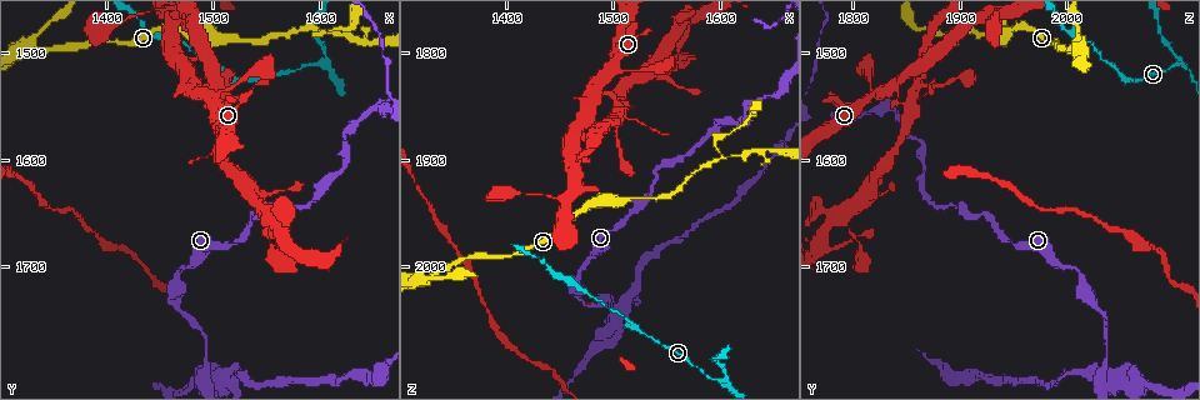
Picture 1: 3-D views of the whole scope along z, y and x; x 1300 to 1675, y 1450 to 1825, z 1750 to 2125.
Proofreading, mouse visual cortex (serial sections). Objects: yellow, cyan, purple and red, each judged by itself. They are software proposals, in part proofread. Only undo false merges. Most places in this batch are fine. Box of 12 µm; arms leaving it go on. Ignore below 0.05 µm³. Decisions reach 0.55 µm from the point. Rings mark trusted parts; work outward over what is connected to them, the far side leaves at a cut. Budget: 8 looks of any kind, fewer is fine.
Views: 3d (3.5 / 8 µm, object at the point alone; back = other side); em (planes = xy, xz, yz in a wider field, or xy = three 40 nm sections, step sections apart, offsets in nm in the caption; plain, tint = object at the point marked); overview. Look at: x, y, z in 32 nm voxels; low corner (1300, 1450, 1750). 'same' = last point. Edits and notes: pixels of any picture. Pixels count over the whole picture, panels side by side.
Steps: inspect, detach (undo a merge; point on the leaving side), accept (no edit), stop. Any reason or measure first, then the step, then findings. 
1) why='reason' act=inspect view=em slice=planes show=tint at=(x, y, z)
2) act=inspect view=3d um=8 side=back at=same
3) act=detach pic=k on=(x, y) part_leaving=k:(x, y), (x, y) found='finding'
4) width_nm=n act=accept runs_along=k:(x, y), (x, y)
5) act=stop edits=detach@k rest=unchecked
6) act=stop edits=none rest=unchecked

why='narrows sharply' act=inspect view=3d um=3.5 at=(1522, 1532, 1818)

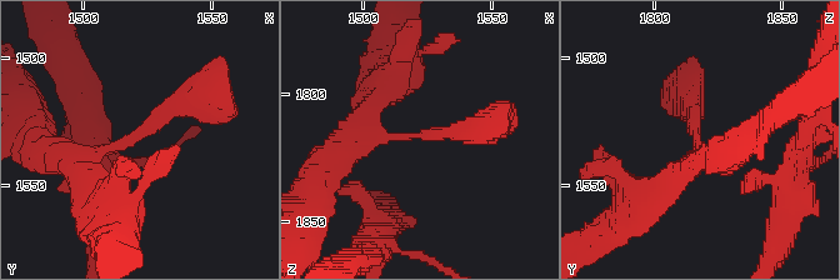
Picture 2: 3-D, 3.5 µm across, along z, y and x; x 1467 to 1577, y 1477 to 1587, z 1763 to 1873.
arm_widths_nm=250,300 why='need the tissue' act=inspect view=em slice=xy step=3 show=tint at=(1523, 1531, 1816)

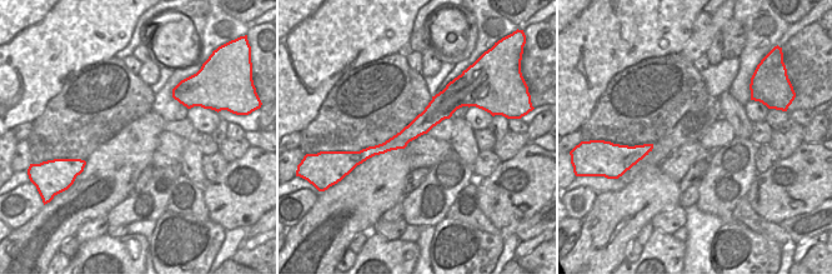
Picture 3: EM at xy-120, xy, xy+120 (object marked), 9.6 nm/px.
act=accept runs_along=2:(80, 174), (210, 85) found='one cell here'

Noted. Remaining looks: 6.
why='abrupt turn' act=inspect view=3d um=3.5 at=(1600, 1478, 1898)

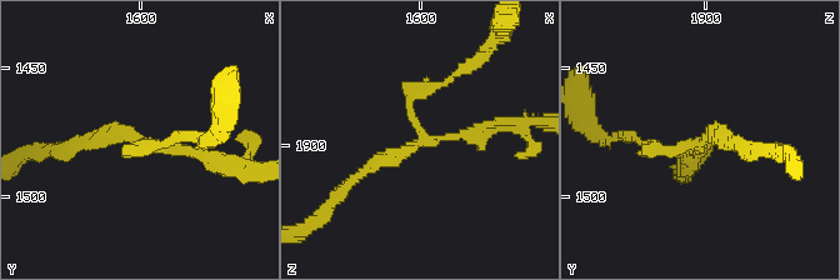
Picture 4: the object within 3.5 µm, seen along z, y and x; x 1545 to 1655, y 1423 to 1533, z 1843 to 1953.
arms=3 arm_widths_nm=150,150,150 why='now the EM' act=inspect view=em slice=xy step=5 show=tint at=(1599, 1479, 1897)

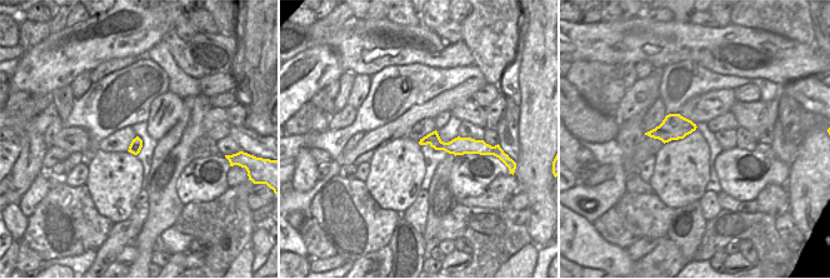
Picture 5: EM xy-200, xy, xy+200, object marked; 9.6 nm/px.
act=accept runs_along=4:(349, 185), (418, 140), (494, 128) found='all the same cell'

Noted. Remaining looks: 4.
why='three arms meet' act=inspect view=3d um=8 at=(1332, 1494, 2008)

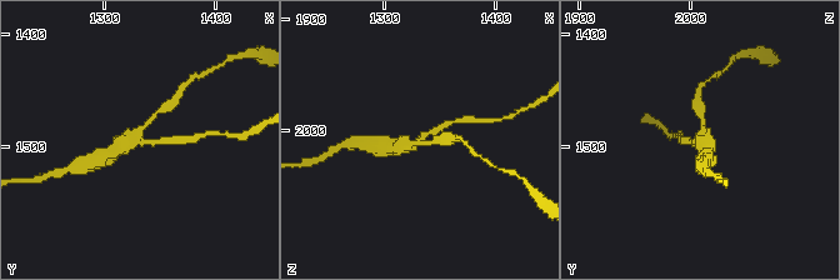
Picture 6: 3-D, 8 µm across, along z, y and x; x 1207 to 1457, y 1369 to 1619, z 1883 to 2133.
why='shape alone is not enough' act=inspect view=em slice=planes show=tint at=(1330, 1492, 2010)

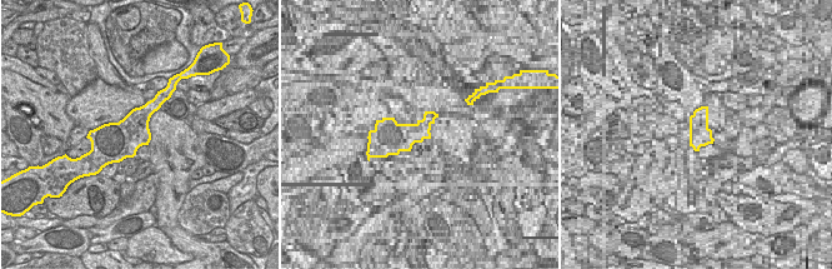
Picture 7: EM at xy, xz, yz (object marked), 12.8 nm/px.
arm_widths_nm=150,200,400 act=accept runs_along=6:(450, 123), (415, 144), (388, 149) found='continuous, no second cell'

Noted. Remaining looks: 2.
act=stop edits=none rest=unchecked

